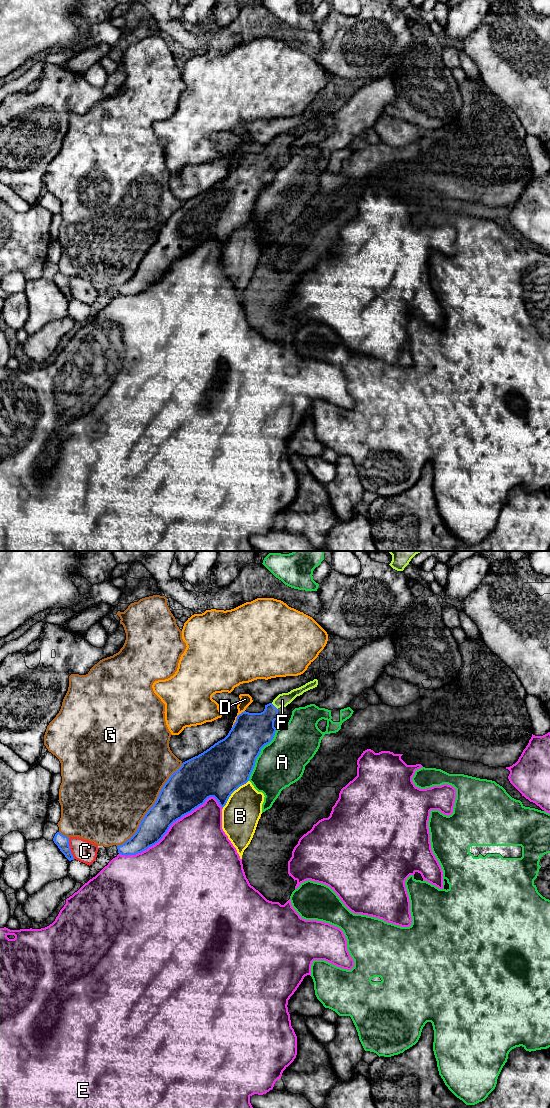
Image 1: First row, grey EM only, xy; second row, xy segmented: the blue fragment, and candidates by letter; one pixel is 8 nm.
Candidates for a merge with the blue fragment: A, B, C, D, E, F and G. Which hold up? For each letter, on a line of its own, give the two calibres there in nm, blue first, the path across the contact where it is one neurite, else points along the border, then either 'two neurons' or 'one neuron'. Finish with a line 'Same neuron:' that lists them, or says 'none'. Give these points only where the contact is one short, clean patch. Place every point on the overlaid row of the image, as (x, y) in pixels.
A: 380 nm thick on the blue side, 380 nm on the other; two neurons
B: 400 nm thick on the blue side, 300 nm on the other; two neurons
C: 100 nm thick on the blue side, 180 nm on the other; border along xy (68, 838), (70, 852), (74, 858); two neurons
D: 300 nm thick on the blue side, 100 nm on the other; two neurons
E: 300 nm thick on the blue side, 500 nm on the other; two neurons
F: 280 nm thick on the blue side, 110 nm on the other; runs through xy (254, 730), (270, 714), (274, 706), (282, 700); one neuron
G: 320 nm thick on the blue side, 500 nm on the other; two neurons
Same neuron: F

